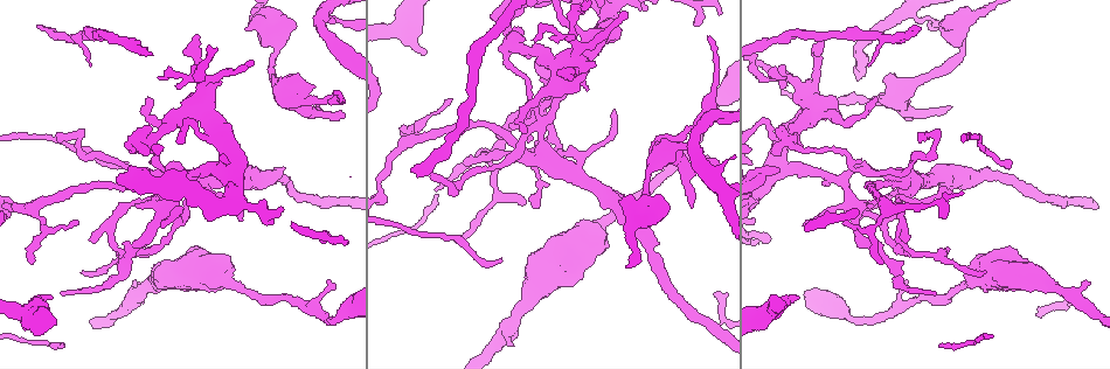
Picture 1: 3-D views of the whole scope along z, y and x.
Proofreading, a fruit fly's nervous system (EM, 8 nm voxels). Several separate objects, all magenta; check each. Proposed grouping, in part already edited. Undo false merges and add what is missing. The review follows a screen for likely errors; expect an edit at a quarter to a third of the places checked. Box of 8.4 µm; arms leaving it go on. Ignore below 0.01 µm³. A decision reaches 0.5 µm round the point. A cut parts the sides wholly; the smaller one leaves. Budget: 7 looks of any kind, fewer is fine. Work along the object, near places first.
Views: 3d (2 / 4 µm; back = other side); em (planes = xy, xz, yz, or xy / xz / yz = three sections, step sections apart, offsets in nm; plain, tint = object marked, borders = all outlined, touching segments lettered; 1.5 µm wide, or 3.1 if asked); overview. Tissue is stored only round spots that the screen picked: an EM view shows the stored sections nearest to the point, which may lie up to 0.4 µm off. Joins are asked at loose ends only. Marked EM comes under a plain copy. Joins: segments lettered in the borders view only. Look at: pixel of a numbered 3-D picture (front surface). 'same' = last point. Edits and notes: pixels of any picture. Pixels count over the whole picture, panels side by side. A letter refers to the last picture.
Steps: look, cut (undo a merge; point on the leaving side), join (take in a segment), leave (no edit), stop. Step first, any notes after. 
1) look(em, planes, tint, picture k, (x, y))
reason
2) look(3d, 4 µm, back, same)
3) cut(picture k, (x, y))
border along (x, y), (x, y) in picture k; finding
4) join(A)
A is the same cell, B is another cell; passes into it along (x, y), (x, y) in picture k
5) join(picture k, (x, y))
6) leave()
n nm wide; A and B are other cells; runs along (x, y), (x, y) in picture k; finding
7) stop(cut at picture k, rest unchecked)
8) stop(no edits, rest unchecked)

look(em, planes, tint, picture 1, (271, 75))
calibre changes

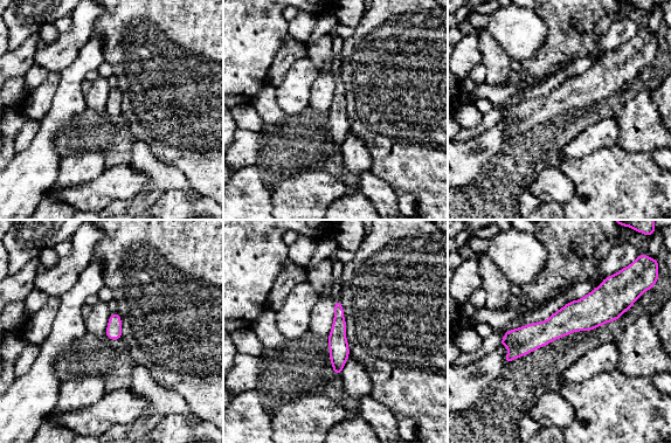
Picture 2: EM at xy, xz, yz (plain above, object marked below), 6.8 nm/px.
look(em, planes, borders, same)

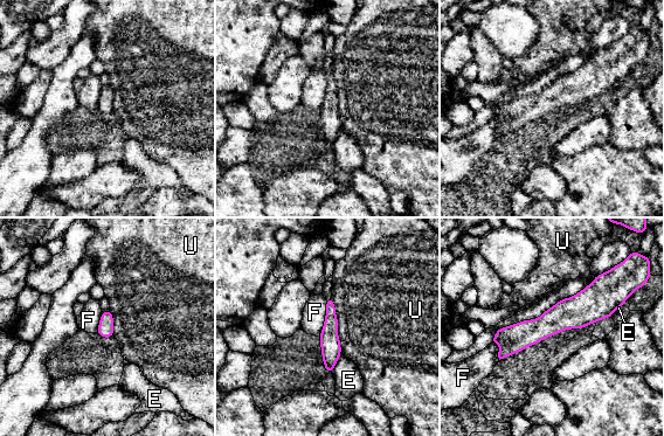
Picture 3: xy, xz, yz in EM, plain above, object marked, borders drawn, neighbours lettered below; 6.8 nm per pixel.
leave()
E, F and U are other cells; border along (326, 300), (326, 317), (318, 336) in picture 3; one neuron here

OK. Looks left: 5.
look(3d, 4 µm, picture 1, (411, 171))
branch stops here

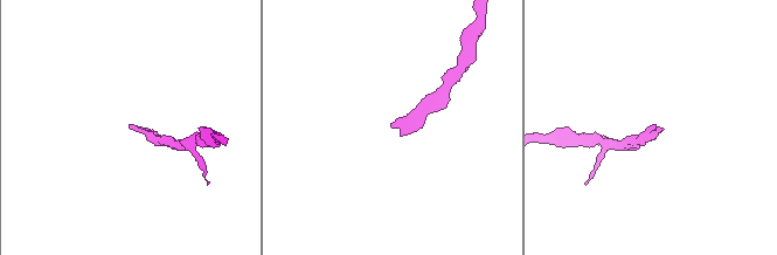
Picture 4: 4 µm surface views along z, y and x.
look(em, xz, step 8, borders, picture 4, (392, 126))
now the EM

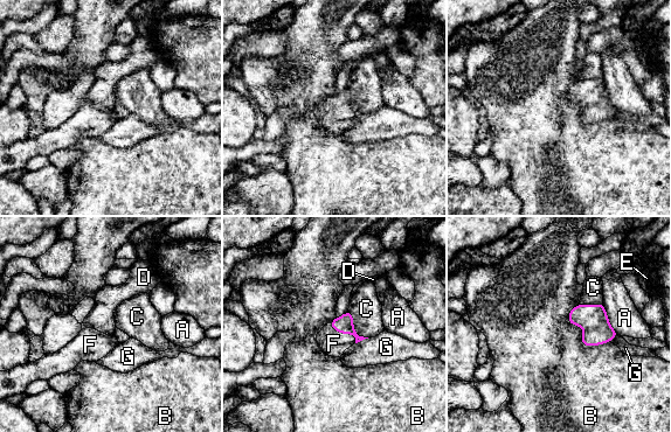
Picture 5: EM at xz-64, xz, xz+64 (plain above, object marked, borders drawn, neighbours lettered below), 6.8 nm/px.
join(picture 5, (333, 343))
F is the same cell, A, B, C, D, E and G are other cells; passes into it along (344, 324), (344, 333), (333, 343) in picture 5; the neuron continues

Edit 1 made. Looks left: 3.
look(em, planes, tint, picture 1, (319, 100))
narrows sharply

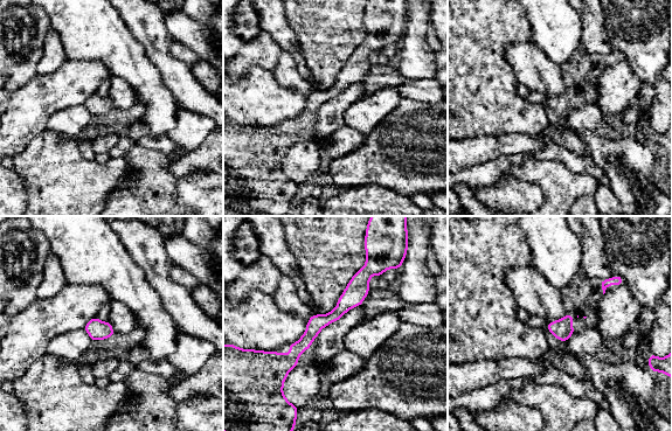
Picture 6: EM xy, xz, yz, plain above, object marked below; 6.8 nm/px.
look(em, planes, borders, same)

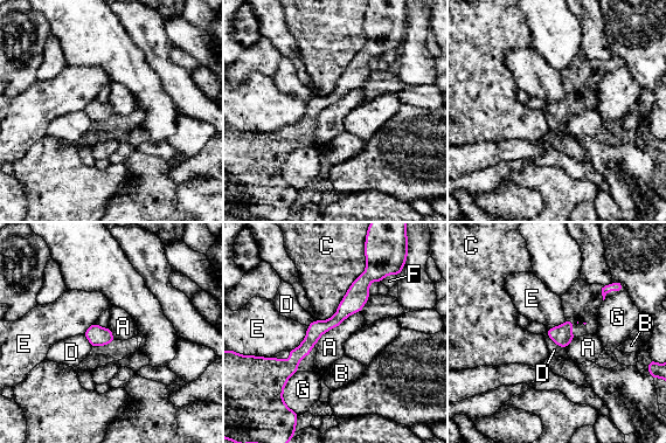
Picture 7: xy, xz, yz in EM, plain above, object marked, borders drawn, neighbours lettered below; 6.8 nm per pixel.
leave()
50 nm wide; A, B, C, D, E, F and G are other cells; runs along (372, 261), (355, 298), (289, 372) in picture 7; one neuron here

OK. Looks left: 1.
stop(join at picture 5, rest unchecked)

